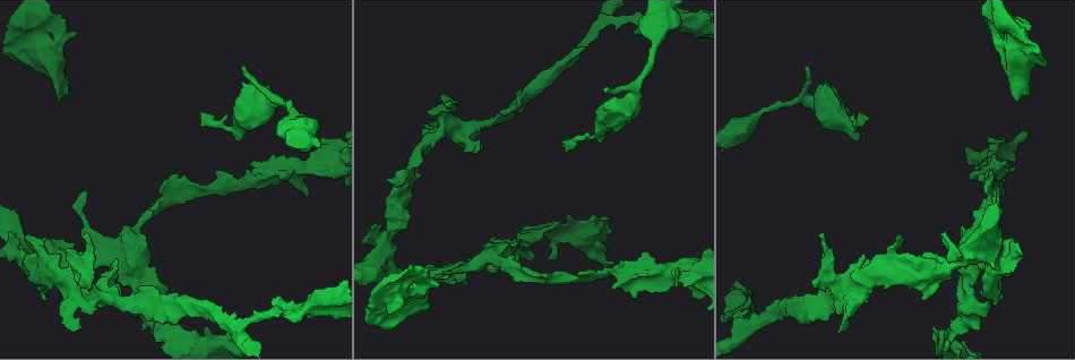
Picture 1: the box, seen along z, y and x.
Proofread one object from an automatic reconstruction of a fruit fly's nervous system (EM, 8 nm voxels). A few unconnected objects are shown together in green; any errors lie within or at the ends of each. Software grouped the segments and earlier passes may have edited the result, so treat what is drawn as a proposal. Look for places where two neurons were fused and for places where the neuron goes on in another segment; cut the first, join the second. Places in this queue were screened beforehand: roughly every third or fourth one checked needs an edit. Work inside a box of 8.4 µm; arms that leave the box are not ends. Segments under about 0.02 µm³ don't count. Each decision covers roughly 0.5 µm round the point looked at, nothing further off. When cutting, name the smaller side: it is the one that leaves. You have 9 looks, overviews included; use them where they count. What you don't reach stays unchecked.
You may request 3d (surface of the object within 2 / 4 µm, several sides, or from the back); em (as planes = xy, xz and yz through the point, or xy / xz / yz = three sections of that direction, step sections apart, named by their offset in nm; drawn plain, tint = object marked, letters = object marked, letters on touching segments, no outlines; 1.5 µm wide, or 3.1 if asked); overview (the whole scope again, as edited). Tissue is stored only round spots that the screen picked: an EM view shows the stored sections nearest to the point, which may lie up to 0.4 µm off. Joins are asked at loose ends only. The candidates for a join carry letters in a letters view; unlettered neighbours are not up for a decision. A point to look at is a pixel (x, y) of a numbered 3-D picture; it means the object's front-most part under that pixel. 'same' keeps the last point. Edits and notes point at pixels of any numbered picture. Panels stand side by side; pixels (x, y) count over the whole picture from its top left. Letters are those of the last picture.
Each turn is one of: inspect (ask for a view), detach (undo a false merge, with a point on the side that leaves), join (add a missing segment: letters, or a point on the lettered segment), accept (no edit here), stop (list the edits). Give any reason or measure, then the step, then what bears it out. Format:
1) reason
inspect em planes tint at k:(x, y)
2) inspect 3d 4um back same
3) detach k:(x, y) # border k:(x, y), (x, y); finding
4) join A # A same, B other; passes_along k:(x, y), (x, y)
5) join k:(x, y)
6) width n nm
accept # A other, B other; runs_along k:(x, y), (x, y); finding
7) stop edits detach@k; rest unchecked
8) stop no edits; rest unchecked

branch point
inspect em yz step 4 letters at 1:(51, 273)

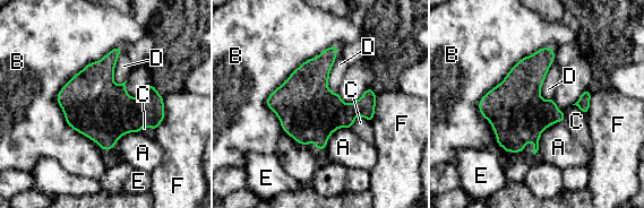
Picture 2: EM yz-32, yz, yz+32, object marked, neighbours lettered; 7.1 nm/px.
accept # A other, B other, C other, D other, E other, F other; border 2:(554, 62), (540, 90), (544, 101); one neuron here

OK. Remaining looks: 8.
an open end
inspect em planes letters at 1:(985, 304)

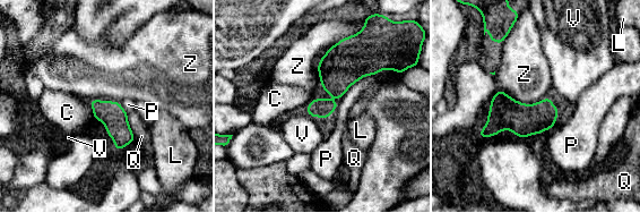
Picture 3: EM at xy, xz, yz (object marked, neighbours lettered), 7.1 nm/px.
width 150 nm
accept # C other, L other, P other, Q other, V other, Z other; border 3:(544, 96), (498, 91), (478, 133); no lettered segment goes on from it

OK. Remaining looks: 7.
an open end
inspect em planes letters at 1:(59, 98)

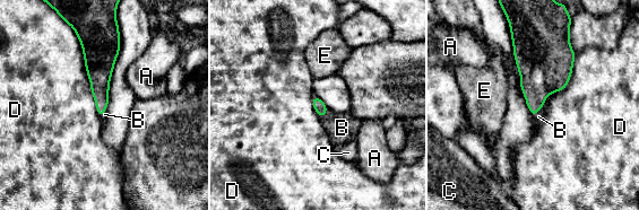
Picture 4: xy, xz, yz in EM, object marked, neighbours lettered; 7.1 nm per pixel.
join B # A other, B same, C other, D other, E other; passes_along 4:(320, 107), (326, 113), (342, 128); it goes on there

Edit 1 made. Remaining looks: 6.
redraw
inspect overview

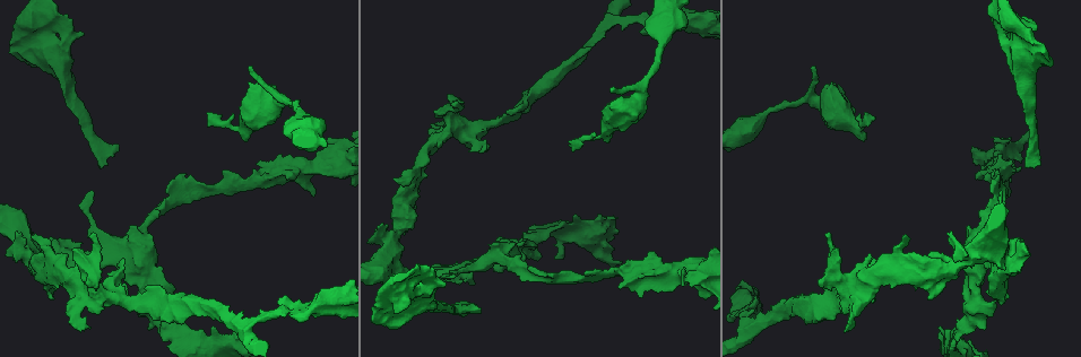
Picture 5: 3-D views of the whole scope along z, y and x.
an open end
inspect 3d 2um at 5:(814, 67)

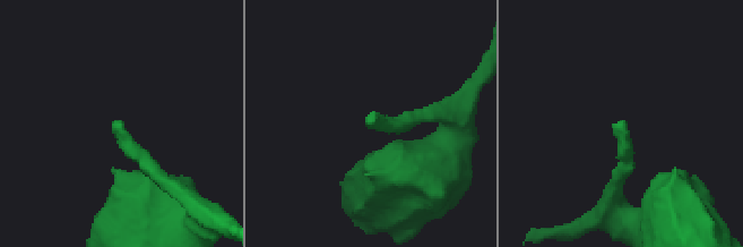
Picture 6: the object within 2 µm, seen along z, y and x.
inspect em planes plain at 6:(367, 121)

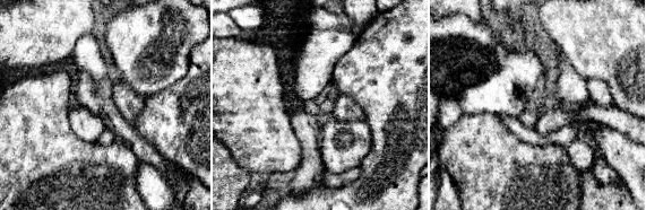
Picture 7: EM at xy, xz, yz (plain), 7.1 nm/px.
see the neighbours
inspect em planes letters same

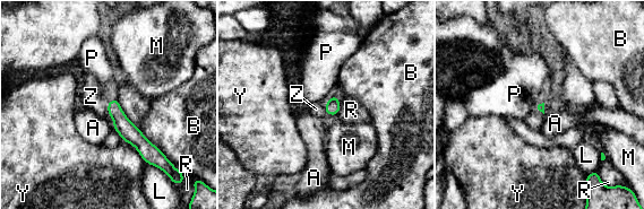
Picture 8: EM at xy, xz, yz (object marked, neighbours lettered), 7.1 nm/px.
join Z # A other, B other, L other, M other, P other, R other, Y other, Z same; passes_along 8:(129, 132), (108, 109), (91, 96); the neuron continues

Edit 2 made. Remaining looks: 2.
stop edits join@4, join@8; rest unchecked

